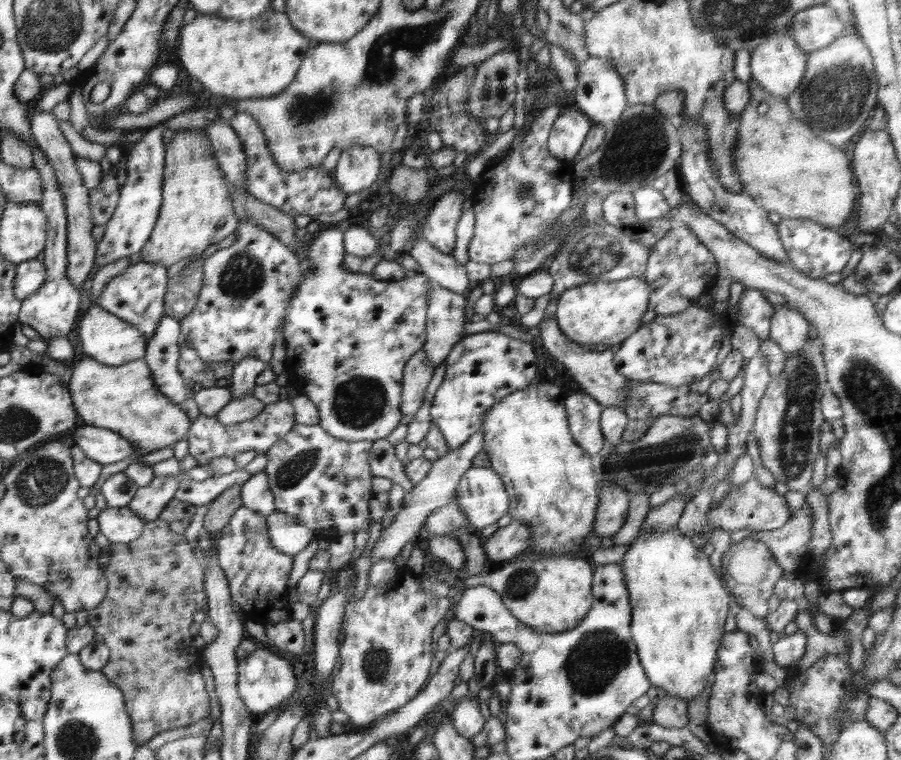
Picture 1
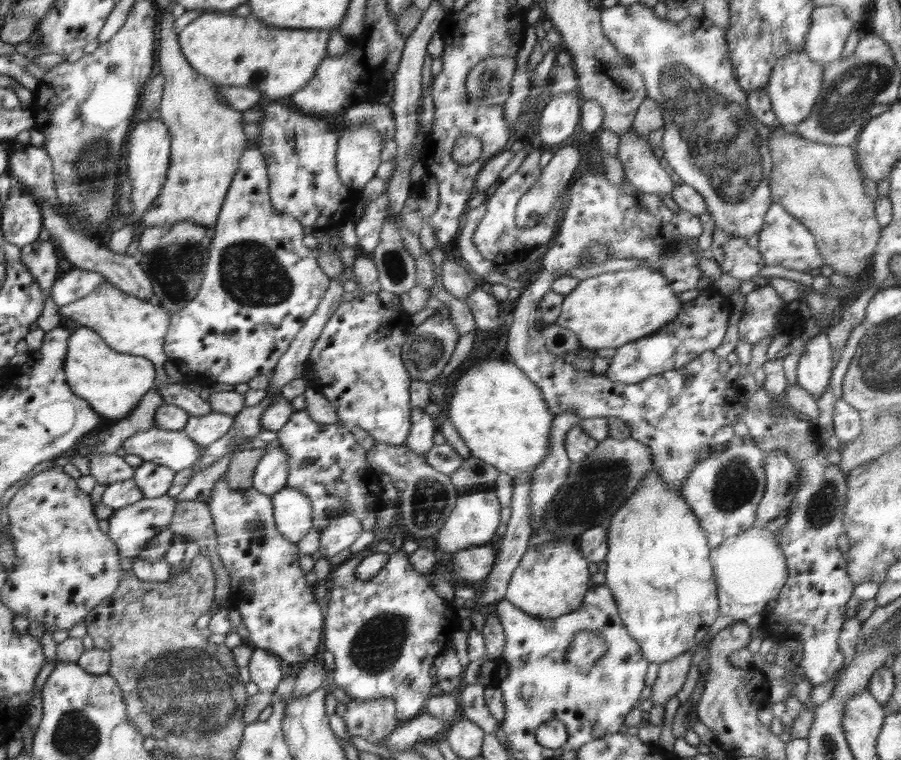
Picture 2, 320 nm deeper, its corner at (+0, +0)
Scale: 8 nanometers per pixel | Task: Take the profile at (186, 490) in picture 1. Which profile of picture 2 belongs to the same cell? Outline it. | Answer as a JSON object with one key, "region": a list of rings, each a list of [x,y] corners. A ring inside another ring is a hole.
{"region":[[[166,494],[163,497],[156,498],[144,497],[142,501],[135,502],[134,505],[123,509],[115,509],[108,518],[108,536],[112,538],[112,542],[116,543],[119,555],[133,558],[142,553],[146,548],[144,542],[148,542],[150,538],[154,539],[159,533],[162,533],[166,526],[171,524],[170,514],[175,514],[177,504],[178,498]]]}

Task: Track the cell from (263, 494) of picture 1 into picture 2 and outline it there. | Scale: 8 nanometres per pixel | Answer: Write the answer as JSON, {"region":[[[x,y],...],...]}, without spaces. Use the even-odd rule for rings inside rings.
{"region":[[[282,447],[265,451],[254,471],[252,487],[272,498],[287,485],[288,471],[289,456]]]}

